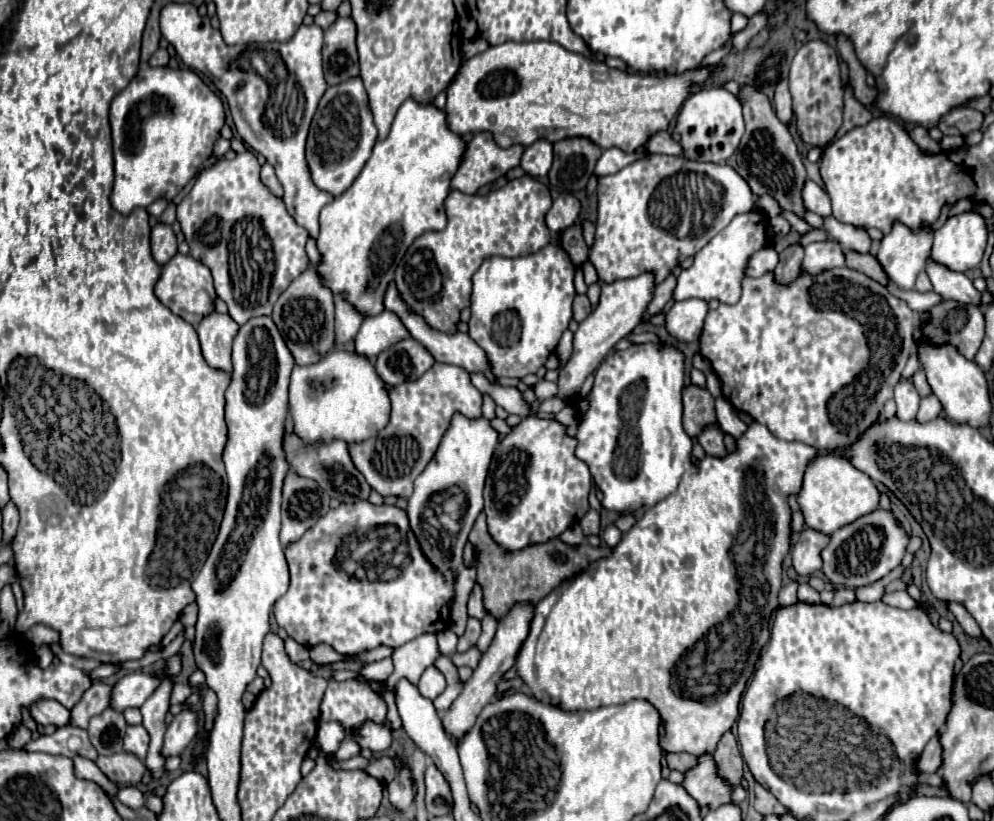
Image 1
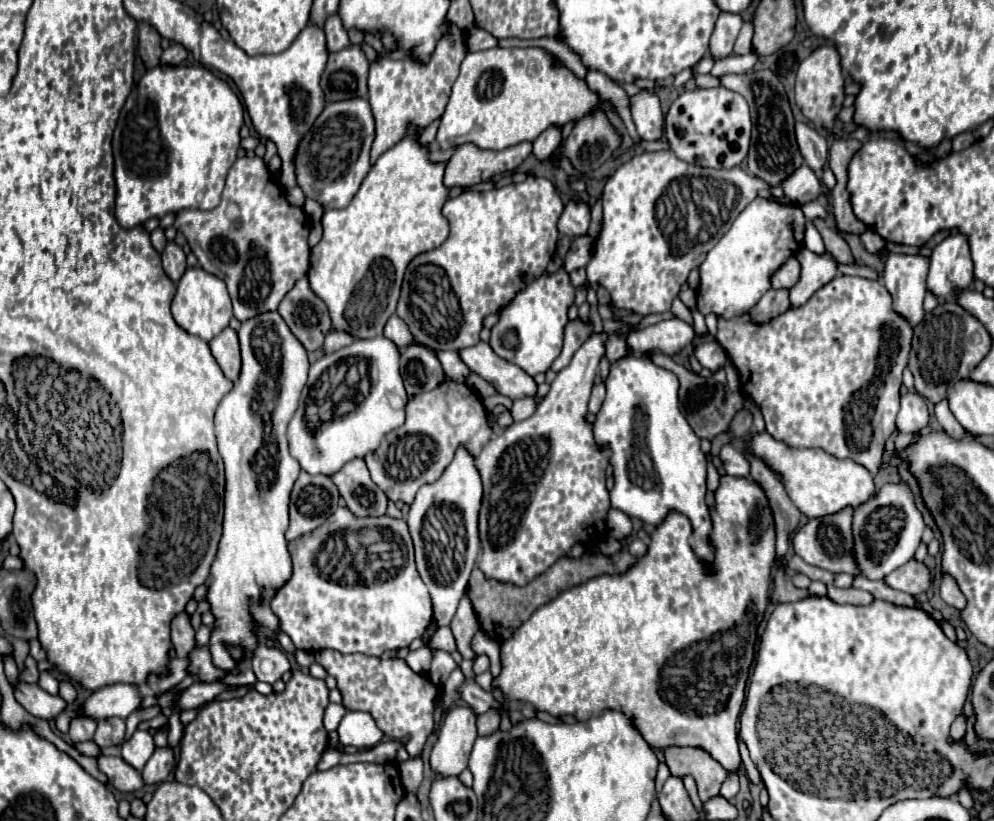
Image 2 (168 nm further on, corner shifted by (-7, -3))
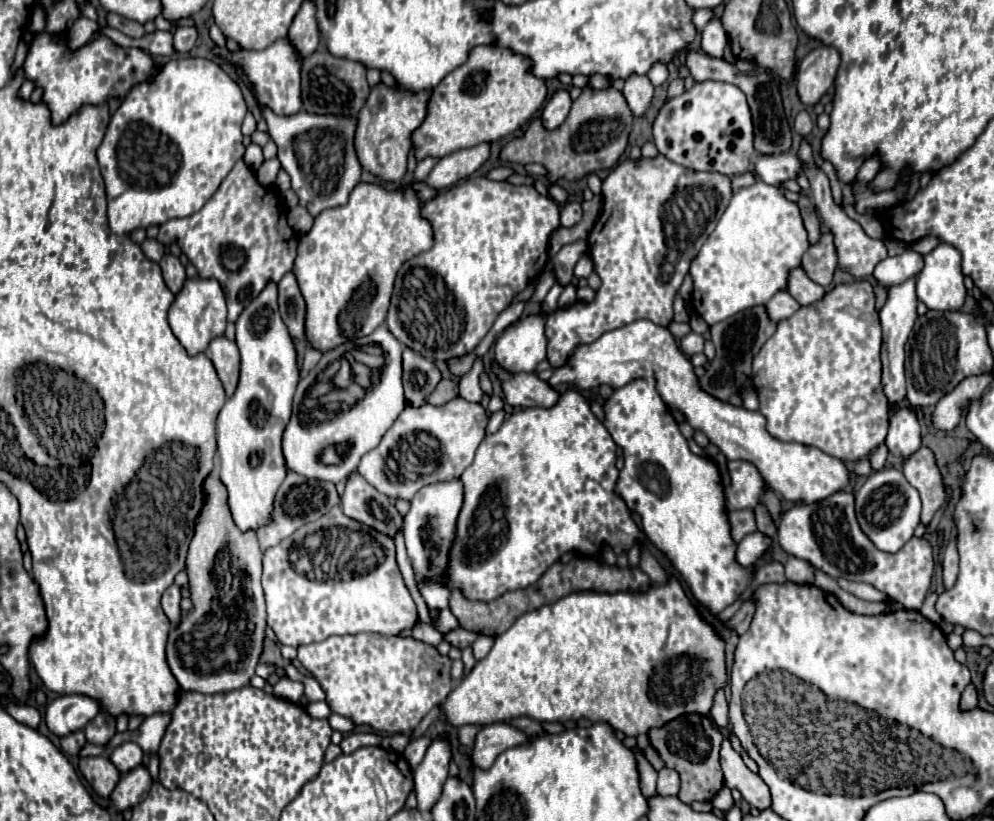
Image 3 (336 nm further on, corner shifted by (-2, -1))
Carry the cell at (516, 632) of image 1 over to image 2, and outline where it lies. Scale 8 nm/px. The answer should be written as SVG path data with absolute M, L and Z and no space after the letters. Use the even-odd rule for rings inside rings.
M453 706L445 718L443 728L439 730L439 740L431 752L431 768L441 776L459 776L467 768L467 760L477 738L477 714L471 708L461 710L461 706Z

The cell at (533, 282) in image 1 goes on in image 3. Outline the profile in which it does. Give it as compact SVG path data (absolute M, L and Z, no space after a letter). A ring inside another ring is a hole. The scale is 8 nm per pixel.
M536 314L508 326L496 340L496 362L510 374L534 372L546 358L546 316Z

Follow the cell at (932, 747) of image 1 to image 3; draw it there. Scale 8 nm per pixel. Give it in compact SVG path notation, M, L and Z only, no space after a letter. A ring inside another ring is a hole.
M968 684L964 694L962 694L962 702L960 702L960 708L962 710L970 710L970 708L976 708L978 706L978 692L976 692L976 686L974 684Z

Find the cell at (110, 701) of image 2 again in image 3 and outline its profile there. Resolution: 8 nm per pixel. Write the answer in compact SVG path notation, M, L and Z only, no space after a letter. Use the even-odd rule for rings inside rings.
M60 696L46 708L46 726L56 736L66 736L78 730L100 712L100 704L88 696Z

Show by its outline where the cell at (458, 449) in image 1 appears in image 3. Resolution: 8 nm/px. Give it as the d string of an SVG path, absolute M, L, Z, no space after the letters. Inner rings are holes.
M456 478L450 482L422 486L422 490L418 490L418 494L412 500L410 512L404 516L404 540L408 556L428 608L438 608L438 610L448 608L450 588L442 584L440 578L446 570L450 542L454 540L454 522L458 518L460 508L462 508L462 482L460 478ZM424 578L428 578L430 582L424 582Z

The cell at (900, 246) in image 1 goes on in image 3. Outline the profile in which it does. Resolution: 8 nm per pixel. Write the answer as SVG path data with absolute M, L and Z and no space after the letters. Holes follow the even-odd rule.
M914 278L906 280L904 284L892 286L888 290L888 300L884 308L880 310L880 324L882 324L882 392L888 400L888 408L898 406L906 398L906 378L904 378L904 346L910 336L910 330L918 318L916 314L916 290L914 290Z

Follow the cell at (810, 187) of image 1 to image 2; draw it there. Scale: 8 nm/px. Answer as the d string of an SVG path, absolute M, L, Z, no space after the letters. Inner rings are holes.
M803 164L803 168L799 168L799 172L795 172L795 176L791 176L791 180L787 180L787 184L783 184L783 192L793 204L803 206L807 202L819 200L821 182L815 176L815 172Z

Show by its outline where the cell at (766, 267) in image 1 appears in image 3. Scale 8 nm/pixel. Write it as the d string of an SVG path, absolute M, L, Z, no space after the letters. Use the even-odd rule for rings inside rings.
M794 268L790 272L788 278L788 292L792 294L792 298L800 304L800 306L810 306L818 300L824 298L826 290L822 286L818 286L816 282L812 282L810 278L806 278L802 268Z

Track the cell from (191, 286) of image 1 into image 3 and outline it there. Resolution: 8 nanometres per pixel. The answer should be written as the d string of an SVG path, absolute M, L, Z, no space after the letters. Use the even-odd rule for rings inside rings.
M202 278L186 280L182 292L176 296L168 312L168 320L170 320L172 332L182 342L182 346L190 356L206 352L210 340L216 336L222 336L226 330L226 300L220 284L216 280L202 280Z

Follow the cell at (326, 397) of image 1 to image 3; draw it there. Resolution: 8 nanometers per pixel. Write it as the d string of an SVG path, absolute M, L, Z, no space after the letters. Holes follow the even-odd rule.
M386 324L378 326L374 334L362 338L362 342L374 342L378 346L382 346L382 350L386 350L386 366L382 366L382 378L378 382L378 386L374 386L374 390L370 390L370 394L366 394L366 398L356 400L350 408L343 410L334 418L323 422L302 422L299 417L300 408L306 393L316 382L316 376L330 364L334 362L336 350L326 352L320 360L320 364L312 370L312 374L308 378L299 380L293 397L293 412L284 430L284 438L282 438L282 452L284 452L284 462L286 468L290 472L296 472L300 476L306 478L318 478L318 480L328 480L328 482L340 482L344 480L350 472L356 470L360 458L372 450L374 446L378 446L378 442L382 440L382 436L386 434L386 430L394 424L394 420L398 418L398 414L406 408L406 398L404 398L404 388L402 383L402 353L403 346L398 342L398 338L394 338L394 334L390 334L390 330L386 330ZM330 446L350 446L350 450L344 454L344 458L336 464L324 464L322 462L322 452Z

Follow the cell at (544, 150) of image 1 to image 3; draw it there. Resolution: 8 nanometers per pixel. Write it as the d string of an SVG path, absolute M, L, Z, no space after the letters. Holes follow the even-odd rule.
M556 90L548 100L546 100L546 106L542 108L542 122L548 130L554 130L558 128L566 114L570 112L570 106L572 106L572 98L568 94L568 90Z

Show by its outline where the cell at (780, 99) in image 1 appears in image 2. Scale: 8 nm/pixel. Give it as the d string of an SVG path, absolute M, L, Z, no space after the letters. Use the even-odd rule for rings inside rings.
M795 122L795 136L797 136L797 144L799 150L805 158L805 164L811 166L815 172L823 168L825 160L827 160L827 142L825 138L811 130L805 122Z

